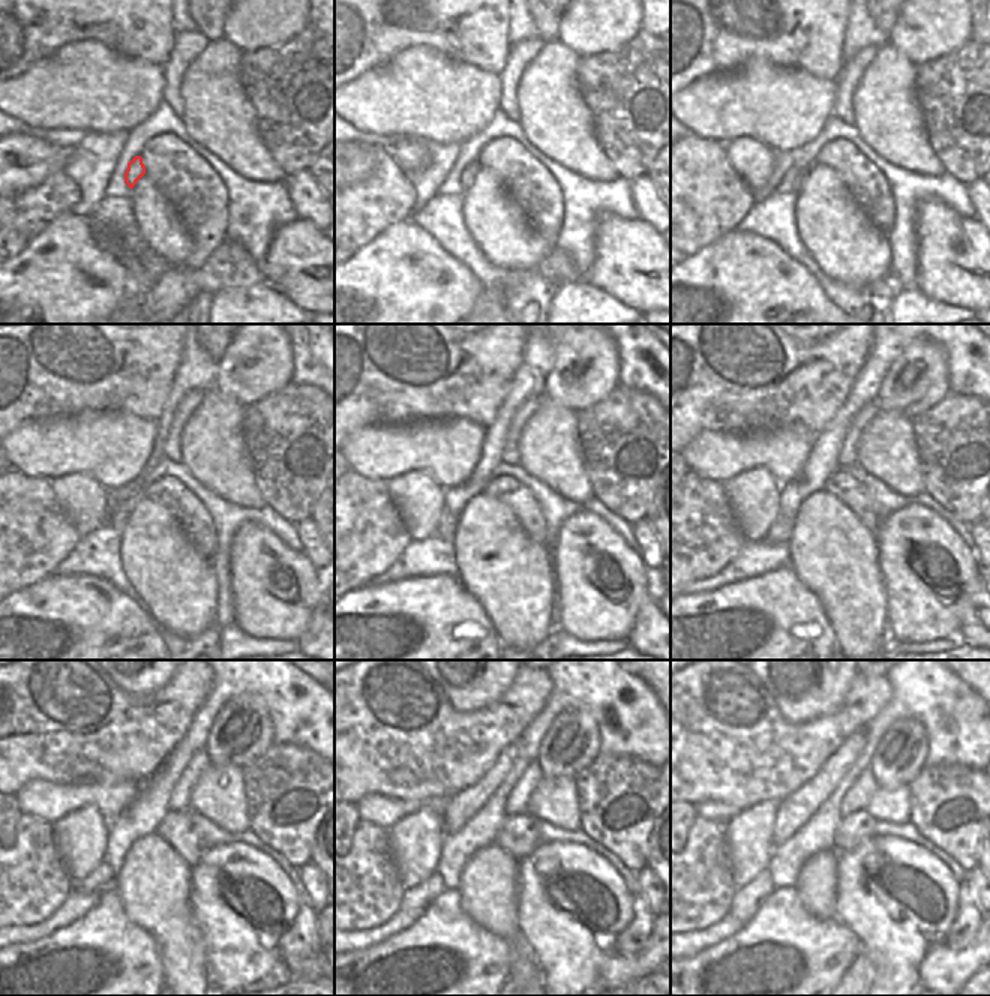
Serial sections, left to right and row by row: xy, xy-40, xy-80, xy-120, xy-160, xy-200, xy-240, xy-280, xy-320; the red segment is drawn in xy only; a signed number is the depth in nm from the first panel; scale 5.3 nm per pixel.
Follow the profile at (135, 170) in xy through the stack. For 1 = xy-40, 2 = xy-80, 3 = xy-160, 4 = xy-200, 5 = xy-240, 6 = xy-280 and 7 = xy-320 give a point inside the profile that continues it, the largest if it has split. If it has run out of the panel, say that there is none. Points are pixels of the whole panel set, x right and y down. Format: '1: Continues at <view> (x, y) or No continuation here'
1: Continues at xy-40 (468, 174)
2: Continues at xy-80 (803, 176)
3: Continues at xy-160 (447, 525)
4: Continues at xy-200 (780, 531)
5: Continues at xy-240 (102, 876)
6: Continues at xy-280 (419, 897)
7: Continues at xy-320 (747, 900).

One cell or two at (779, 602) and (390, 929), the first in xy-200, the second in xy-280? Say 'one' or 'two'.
two

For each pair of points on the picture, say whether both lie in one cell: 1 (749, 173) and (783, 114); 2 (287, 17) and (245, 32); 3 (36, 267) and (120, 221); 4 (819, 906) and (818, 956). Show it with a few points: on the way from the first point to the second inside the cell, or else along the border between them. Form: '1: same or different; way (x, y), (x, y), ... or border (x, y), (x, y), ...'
1: different; border (731, 140), (758, 138), (773, 152)
2: same; way (276, 17), (260, 17), (255, 21)
3: different; border (87, 216), (87, 225), (99, 242)
4: different; border (797, 890), (801, 902), (816, 917), (834, 918)

